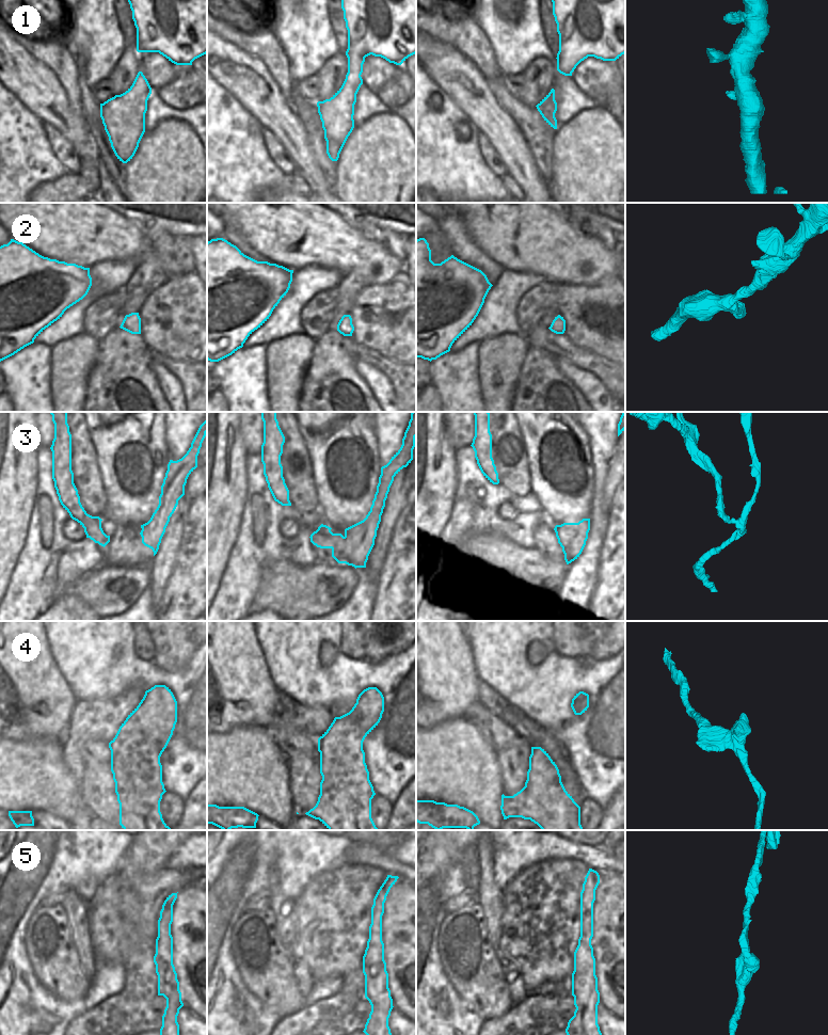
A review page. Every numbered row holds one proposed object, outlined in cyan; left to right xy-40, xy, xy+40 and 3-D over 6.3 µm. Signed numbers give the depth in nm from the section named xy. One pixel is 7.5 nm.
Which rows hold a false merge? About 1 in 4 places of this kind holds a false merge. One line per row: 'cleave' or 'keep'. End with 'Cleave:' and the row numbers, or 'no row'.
1: keep
2: keep
3: cleave
4: keep
5: keep
Cleave: 3

